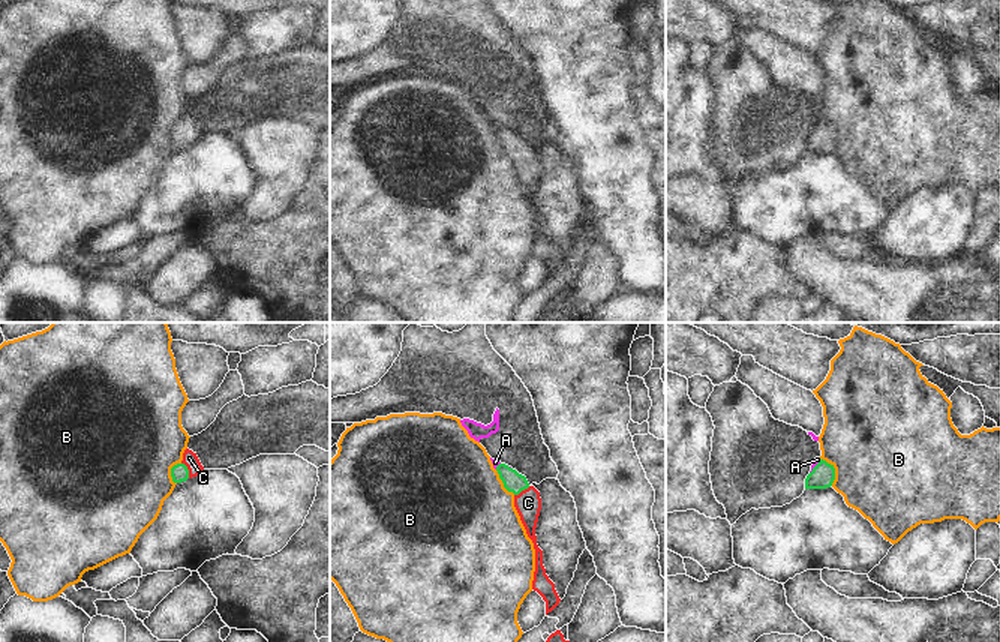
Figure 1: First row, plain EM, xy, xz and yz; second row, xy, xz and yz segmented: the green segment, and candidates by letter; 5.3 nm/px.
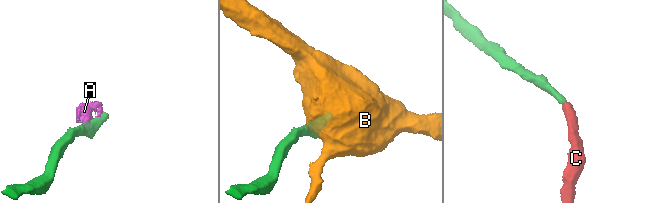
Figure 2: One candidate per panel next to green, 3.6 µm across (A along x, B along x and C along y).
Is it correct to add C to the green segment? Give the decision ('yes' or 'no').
yes

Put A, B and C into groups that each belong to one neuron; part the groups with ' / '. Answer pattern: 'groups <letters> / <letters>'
groups A / B / C

